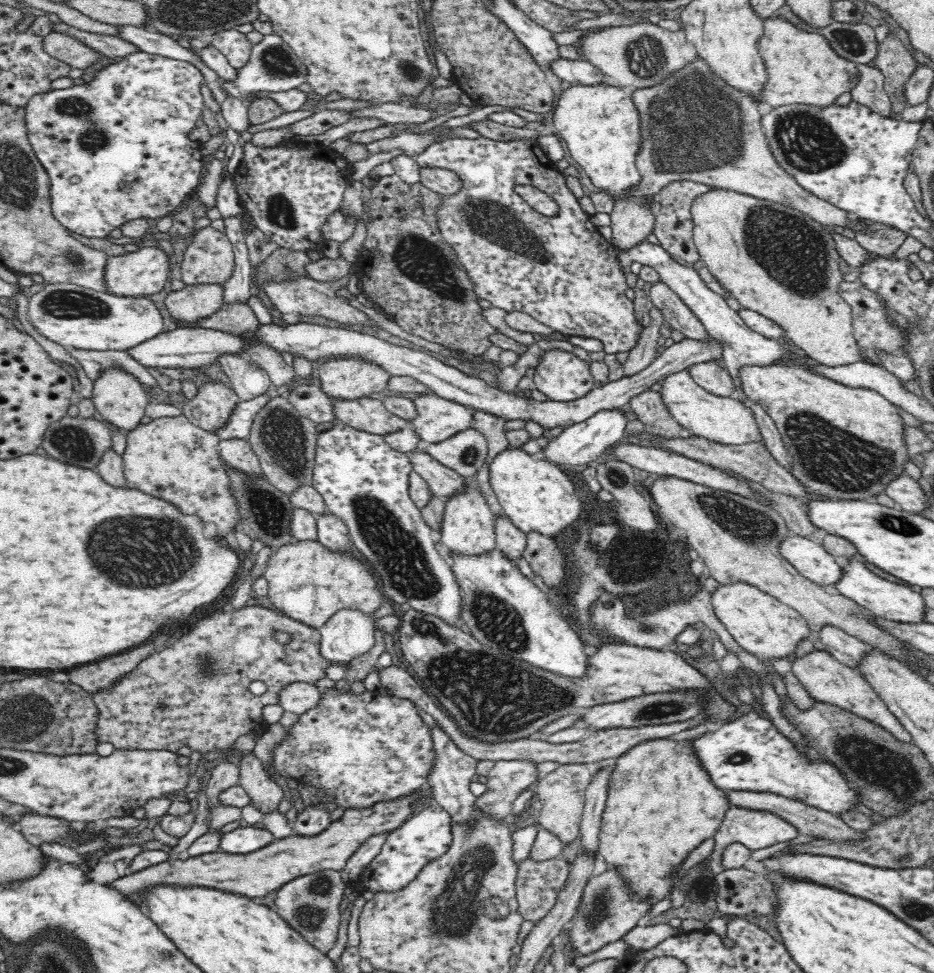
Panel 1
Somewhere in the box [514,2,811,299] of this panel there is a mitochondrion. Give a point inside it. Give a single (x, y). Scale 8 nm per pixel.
(697, 127)

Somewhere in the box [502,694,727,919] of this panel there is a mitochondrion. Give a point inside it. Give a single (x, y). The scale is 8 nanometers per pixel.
(659, 710)

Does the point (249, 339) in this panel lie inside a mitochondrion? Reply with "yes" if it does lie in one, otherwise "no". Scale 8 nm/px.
no

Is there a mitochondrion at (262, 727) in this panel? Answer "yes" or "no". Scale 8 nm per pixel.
no

